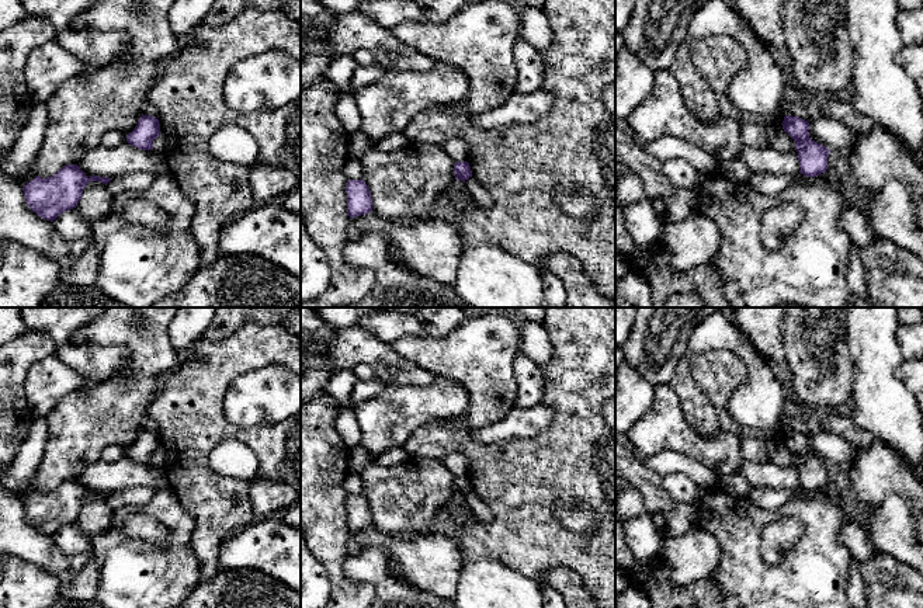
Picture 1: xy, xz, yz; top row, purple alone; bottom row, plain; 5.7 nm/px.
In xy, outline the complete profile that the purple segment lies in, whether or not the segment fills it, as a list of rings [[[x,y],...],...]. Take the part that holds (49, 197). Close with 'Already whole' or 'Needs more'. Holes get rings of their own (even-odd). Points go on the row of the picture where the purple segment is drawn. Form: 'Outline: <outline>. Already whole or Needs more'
Outline: [[[67,164],[51,177],[37,176],[22,187],[22,191],[30,209],[42,219],[53,222],[60,213],[77,206],[90,181],[107,185],[111,180],[94,174],[89,178],[77,164]]]. Already whole

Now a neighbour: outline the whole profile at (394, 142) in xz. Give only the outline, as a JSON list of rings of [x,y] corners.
[[[391,133],[381,139],[379,142],[377,142],[374,147],[384,153],[393,153],[406,147],[409,142],[410,140],[405,133]]]

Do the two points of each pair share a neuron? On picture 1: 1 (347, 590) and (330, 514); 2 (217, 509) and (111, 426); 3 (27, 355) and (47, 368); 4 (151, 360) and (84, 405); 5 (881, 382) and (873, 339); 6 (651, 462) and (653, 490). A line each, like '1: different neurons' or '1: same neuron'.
1: same neuron
2: different neurons
3: different neurons
4: same neuron
5: same neuron
6: different neurons

